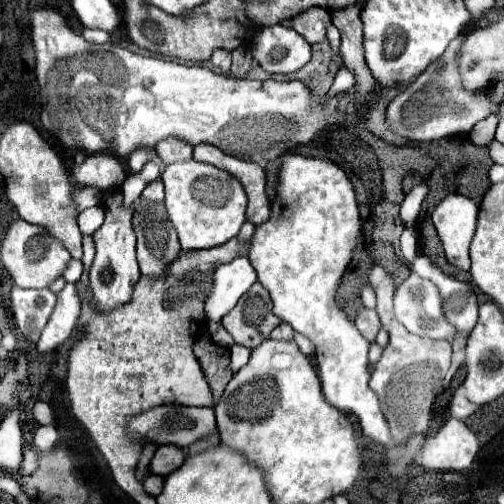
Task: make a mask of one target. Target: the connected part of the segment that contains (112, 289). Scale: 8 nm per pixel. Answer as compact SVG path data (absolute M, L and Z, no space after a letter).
M117 190L103 192L101 206L105 210L103 226L93 234L95 258L89 268L91 294L99 312L111 310L131 300L133 286L139 280L139 266L135 260L135 232L133 232L133 206L123 206L123 194Z

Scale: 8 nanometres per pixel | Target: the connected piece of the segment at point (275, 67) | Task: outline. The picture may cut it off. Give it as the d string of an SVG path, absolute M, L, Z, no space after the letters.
M263 26L251 42L255 62L269 74L289 74L311 60L311 44L285 26Z

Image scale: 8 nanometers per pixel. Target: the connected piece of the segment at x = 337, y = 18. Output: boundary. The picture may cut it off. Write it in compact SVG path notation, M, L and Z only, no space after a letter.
M353 4L353 6L347 6L343 10L333 12L333 24L341 32L343 64L349 66L355 72L355 78L357 78L357 84L355 84L357 102L363 102L363 98L367 98L367 94L375 94L373 88L377 88L377 82L371 76L371 72L365 64L365 58L363 58L361 10L363 10L363 6Z

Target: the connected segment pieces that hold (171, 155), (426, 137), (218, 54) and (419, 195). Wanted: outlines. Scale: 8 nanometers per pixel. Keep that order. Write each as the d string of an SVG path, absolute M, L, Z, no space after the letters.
M163 138L155 150L165 166L193 156L193 146L189 142L183 142L183 138Z
M463 36L455 38L445 54L433 64L433 70L425 70L421 76L411 82L403 94L397 94L389 106L387 106L387 124L391 132L397 136L403 136L407 140L415 142L433 142L439 138L447 138L453 134L465 134L471 132L471 128L487 118L493 110L491 102L487 102L485 96L475 96L469 94L461 86L461 76L457 70L457 52L463 44Z
M215 50L211 56L211 62L213 62L213 66L221 68L223 74L227 74L231 68L231 54L227 50Z
M421 182L421 184L417 184L417 186L405 196L405 200L403 200L403 204L401 204L401 218L403 218L403 222L405 222L407 228L413 228L413 226L415 226L419 208L421 208L423 198L425 198L427 192L429 192L429 184L427 184L427 182Z

